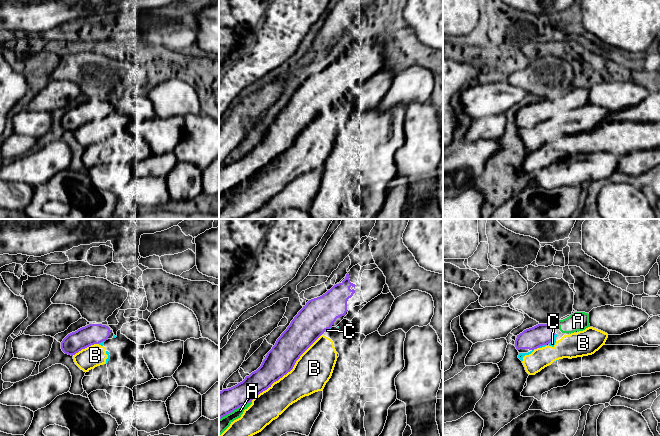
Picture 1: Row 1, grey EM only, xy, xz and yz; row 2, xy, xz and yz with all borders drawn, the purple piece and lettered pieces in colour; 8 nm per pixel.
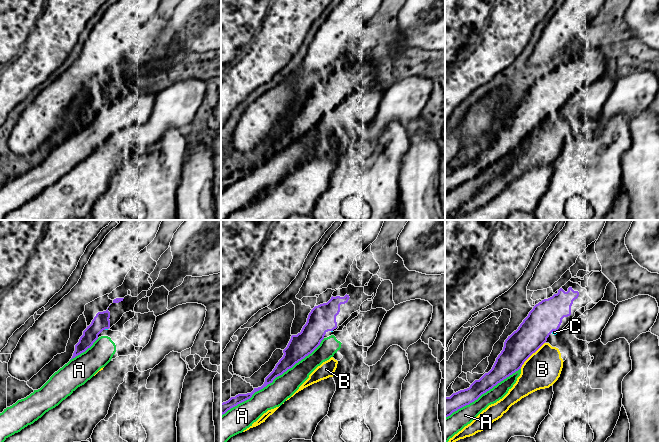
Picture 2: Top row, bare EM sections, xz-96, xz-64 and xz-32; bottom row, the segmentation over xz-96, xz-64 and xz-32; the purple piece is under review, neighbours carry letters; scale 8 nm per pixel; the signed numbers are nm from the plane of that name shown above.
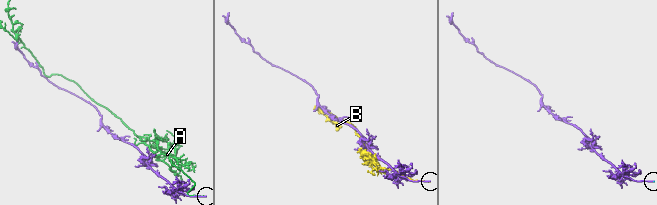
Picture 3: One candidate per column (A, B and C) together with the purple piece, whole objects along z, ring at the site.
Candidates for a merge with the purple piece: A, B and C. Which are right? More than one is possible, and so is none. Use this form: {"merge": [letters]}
{"merge": []}

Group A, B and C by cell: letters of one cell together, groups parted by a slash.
A / B C

